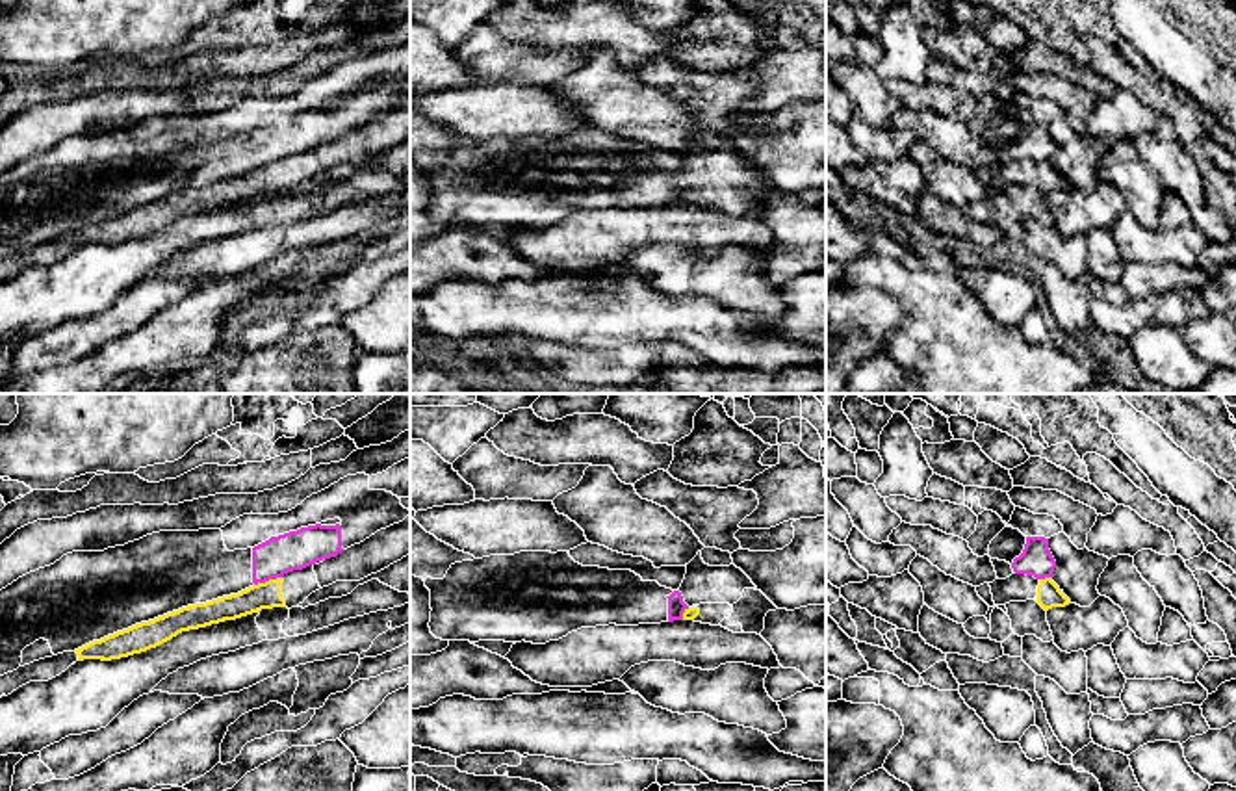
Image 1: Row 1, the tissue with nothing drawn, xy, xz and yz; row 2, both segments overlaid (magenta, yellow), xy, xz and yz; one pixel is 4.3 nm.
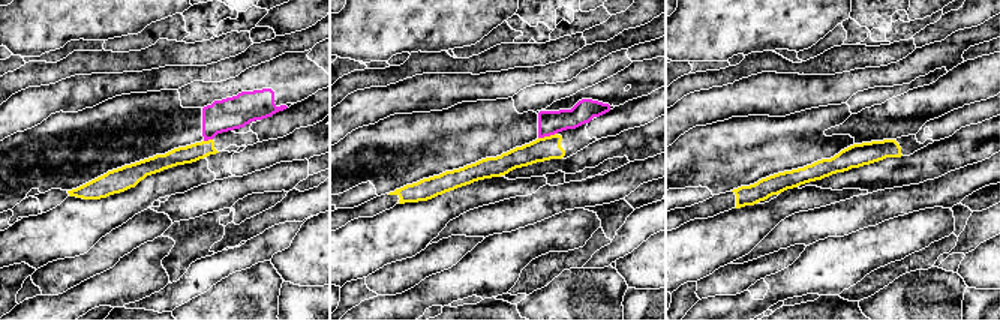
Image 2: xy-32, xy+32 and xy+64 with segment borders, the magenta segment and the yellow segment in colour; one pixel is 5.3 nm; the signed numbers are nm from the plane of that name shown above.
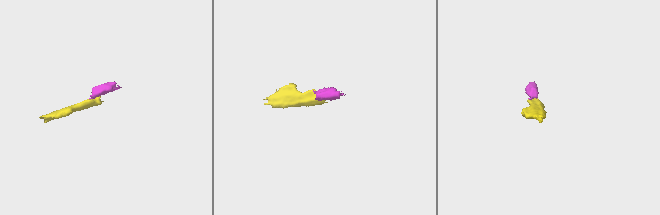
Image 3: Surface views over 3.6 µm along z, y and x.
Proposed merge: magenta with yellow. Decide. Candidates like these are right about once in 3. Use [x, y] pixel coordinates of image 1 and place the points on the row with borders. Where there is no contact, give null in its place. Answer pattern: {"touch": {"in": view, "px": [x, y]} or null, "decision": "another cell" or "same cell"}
{"touch": {"in": "xy", "px": [268, 580]}, "decision": "another cell"}

